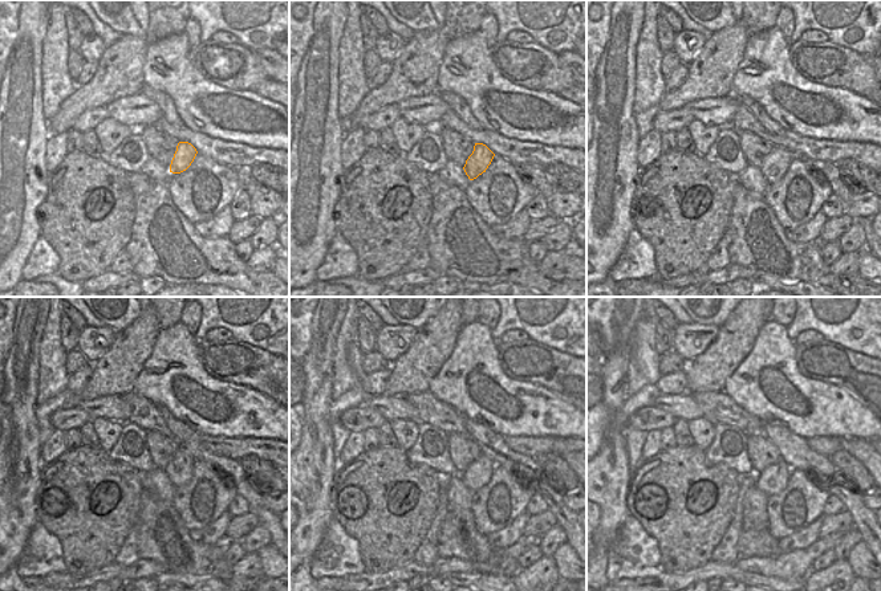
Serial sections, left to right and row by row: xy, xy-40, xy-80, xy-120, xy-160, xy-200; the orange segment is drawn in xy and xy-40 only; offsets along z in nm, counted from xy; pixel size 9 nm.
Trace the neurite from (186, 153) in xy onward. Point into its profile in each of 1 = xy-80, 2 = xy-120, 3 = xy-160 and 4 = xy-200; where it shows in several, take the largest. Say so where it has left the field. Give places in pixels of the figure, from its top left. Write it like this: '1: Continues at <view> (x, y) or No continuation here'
1: Continues at xy-80 (776, 163)
2: Continues at xy-120 (179, 471)
3: Continues at xy-160 (479, 472)
4: Continues at xy-200 (772, 480).

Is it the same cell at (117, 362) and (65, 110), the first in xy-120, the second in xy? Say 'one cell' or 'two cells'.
one cell

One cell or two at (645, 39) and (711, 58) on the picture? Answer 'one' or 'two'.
two

